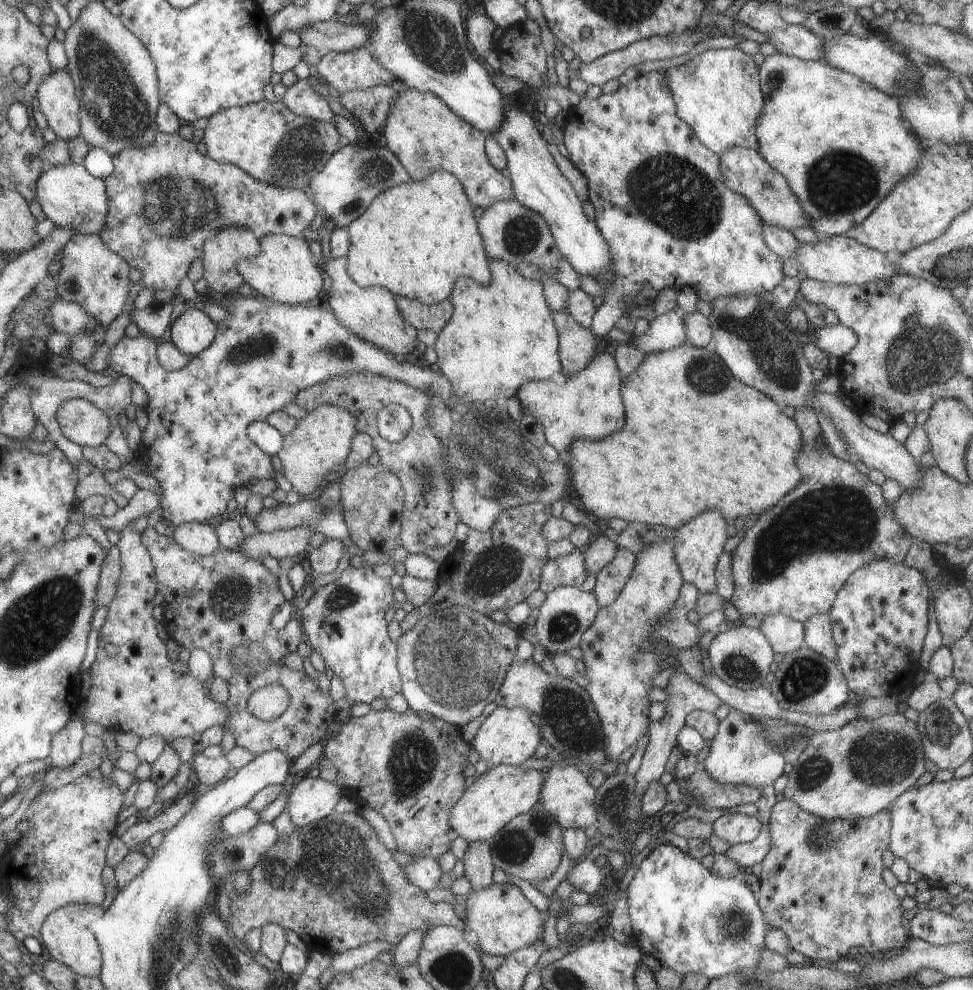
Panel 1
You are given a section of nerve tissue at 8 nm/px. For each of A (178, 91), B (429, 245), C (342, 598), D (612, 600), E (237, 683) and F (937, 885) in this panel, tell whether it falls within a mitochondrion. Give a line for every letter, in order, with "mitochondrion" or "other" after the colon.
A: other
B: other
C: mitochondrion
D: other
E: mitochondrion
F: other

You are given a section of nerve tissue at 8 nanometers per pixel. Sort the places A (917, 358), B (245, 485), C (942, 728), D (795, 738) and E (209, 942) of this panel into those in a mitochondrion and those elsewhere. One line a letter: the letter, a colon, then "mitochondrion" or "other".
A: mitochondrion
B: other
C: mitochondrion
D: mitochondrion
E: mitochondrion

